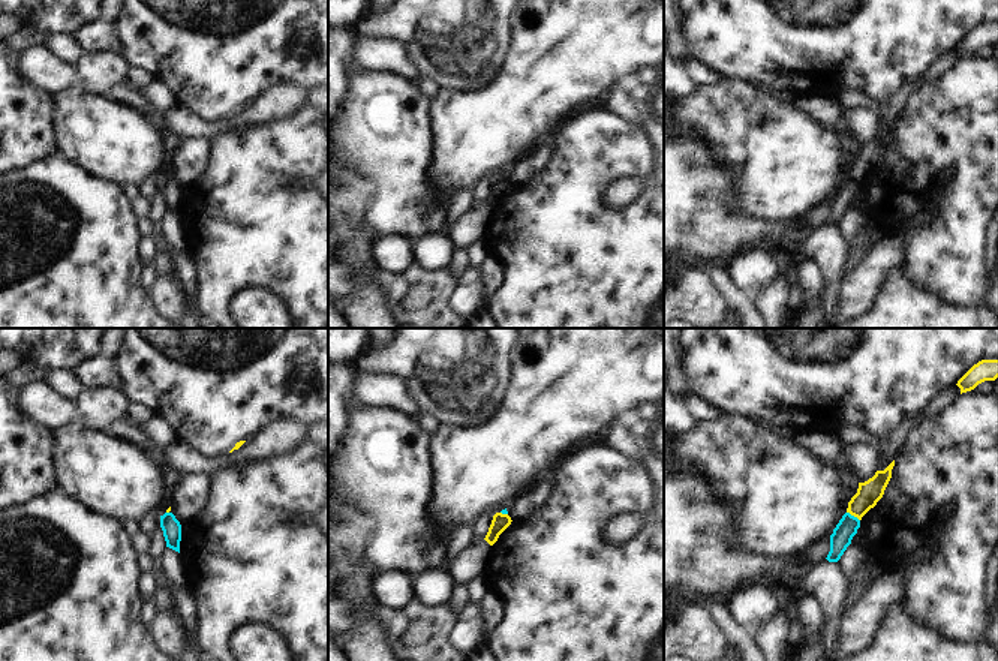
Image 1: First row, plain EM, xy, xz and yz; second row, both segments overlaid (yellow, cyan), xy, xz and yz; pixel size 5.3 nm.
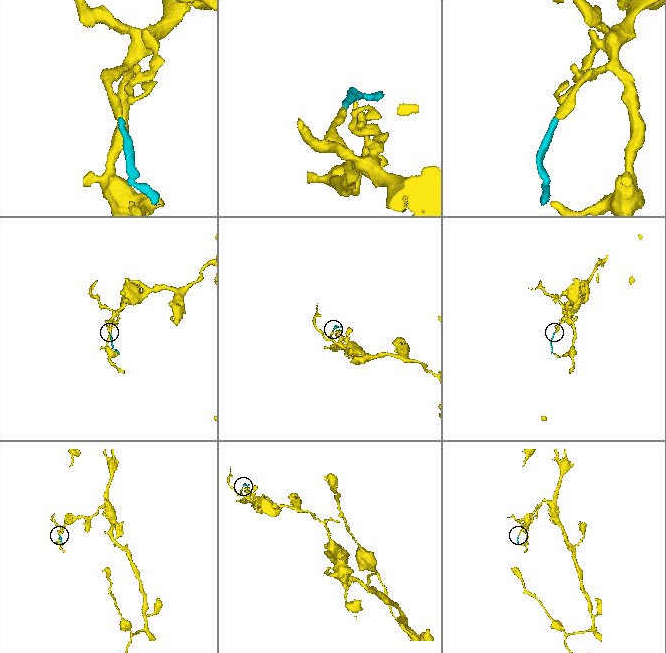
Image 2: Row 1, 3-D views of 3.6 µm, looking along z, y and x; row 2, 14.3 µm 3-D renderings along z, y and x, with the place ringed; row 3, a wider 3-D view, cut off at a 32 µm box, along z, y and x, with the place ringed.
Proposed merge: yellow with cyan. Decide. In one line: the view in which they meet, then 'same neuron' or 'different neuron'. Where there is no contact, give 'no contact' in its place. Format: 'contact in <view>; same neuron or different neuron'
contact in yz; different neuron

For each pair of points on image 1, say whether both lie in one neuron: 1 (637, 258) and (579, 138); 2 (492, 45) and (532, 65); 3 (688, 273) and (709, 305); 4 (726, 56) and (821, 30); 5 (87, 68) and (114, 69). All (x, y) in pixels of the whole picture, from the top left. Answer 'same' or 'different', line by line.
1: same
2: different
3: same
4: same
5: same

